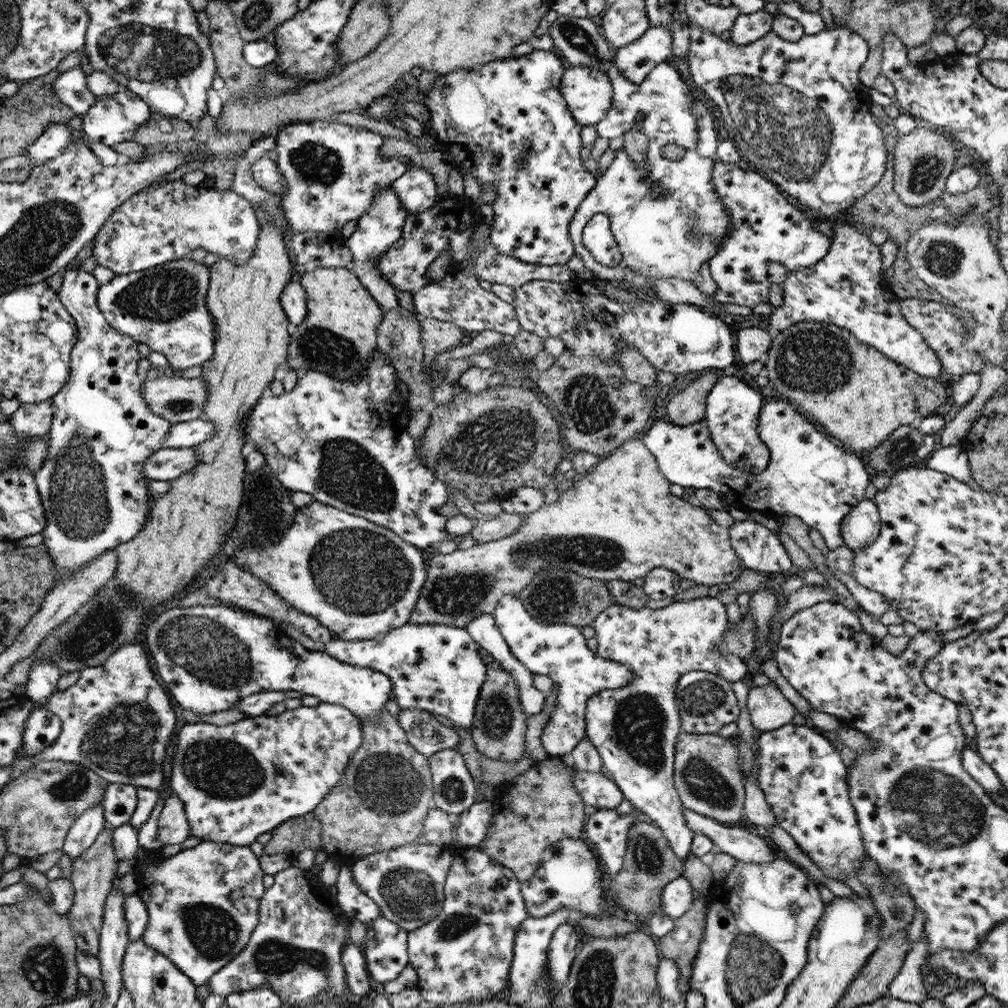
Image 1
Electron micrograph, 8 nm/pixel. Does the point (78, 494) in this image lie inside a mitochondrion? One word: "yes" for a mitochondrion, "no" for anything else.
yes

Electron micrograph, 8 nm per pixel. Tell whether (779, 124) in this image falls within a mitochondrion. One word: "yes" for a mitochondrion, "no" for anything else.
yes

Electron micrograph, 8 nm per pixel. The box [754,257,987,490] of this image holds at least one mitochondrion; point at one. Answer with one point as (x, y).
(805, 350)

